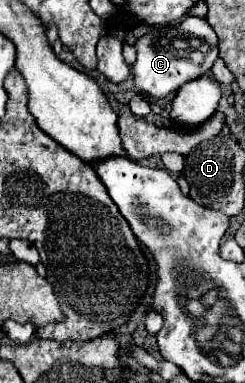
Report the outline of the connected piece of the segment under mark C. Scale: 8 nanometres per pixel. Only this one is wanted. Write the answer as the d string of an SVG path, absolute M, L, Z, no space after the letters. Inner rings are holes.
M189 16L179 26L165 26L165 28L153 28L137 42L137 62L133 64L133 76L135 86L141 94L147 94L151 98L165 98L171 92L175 92L185 80L203 76L211 70L215 60L219 58L219 46L217 46L217 34L213 28L209 28L205 18ZM195 44L205 44L205 60L201 64L195 64L191 60L191 52L197 50Z

